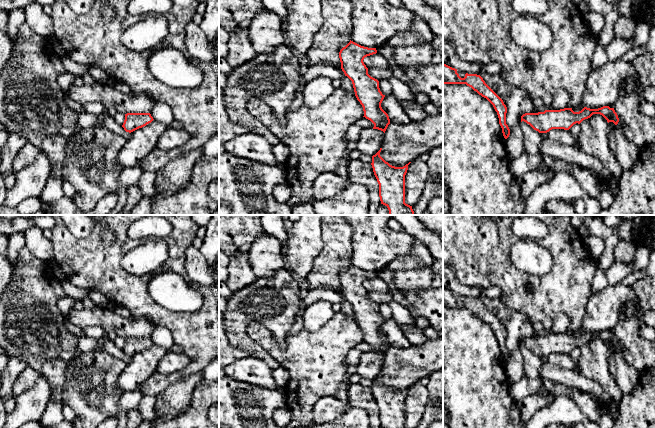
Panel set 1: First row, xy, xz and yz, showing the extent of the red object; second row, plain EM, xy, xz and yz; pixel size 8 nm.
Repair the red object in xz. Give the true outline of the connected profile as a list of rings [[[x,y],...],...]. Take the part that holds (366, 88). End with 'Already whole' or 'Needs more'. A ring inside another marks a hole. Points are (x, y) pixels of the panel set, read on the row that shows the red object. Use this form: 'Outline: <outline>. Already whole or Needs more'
Outline: [[[350,40],[340,50],[339,58],[341,69],[352,81],[355,96],[363,107],[363,117],[374,124],[373,129],[385,133],[390,124],[388,114],[381,107],[385,95],[380,91],[379,81],[368,74],[368,68],[363,62],[365,57],[376,53],[376,48],[364,47]]]. Already whole

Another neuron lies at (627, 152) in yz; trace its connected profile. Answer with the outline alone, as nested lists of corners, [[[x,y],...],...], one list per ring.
[[[616,128],[608,131],[608,141],[611,151],[617,156],[620,167],[623,171],[629,171],[639,157],[638,146]]]

